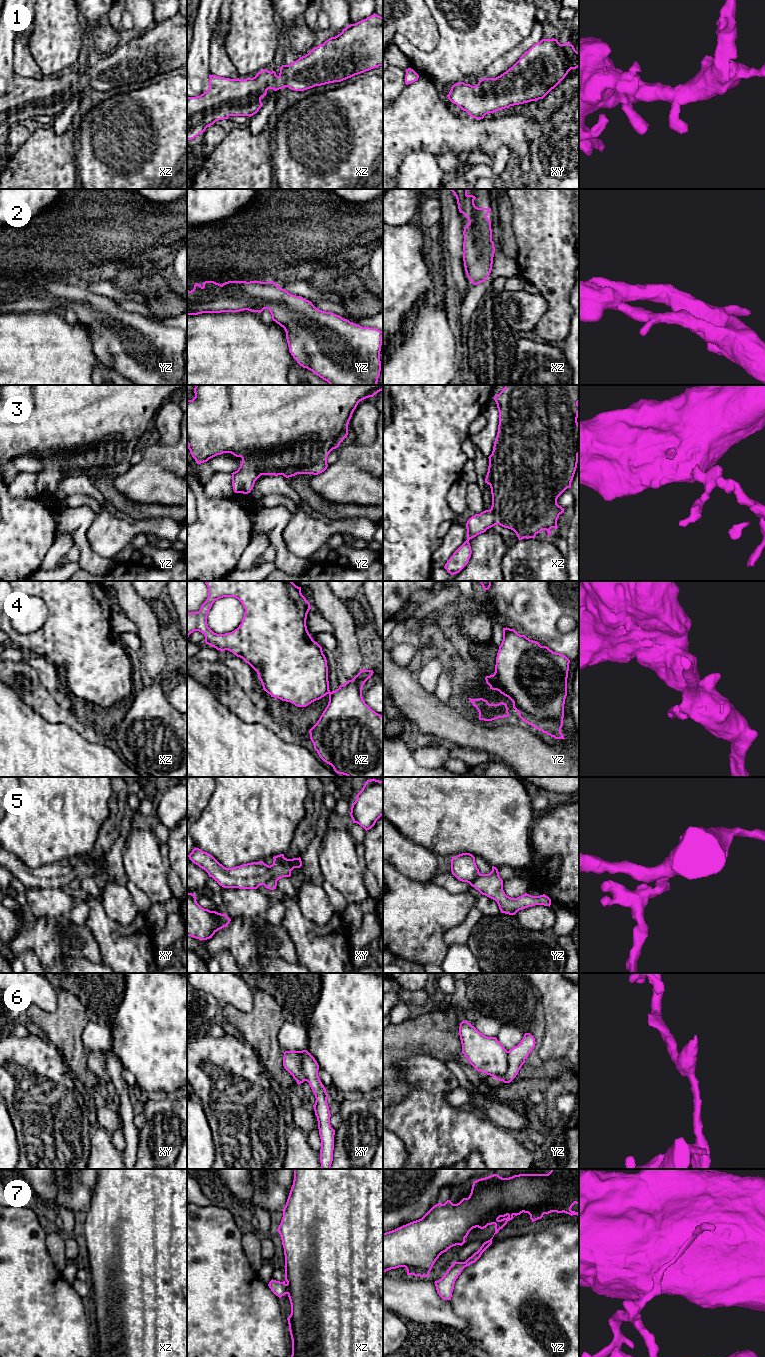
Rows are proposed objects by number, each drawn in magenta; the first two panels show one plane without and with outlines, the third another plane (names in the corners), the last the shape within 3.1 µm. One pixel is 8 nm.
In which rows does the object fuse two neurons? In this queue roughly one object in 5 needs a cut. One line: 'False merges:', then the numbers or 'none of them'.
False merges: 4, 5, 6, 7

